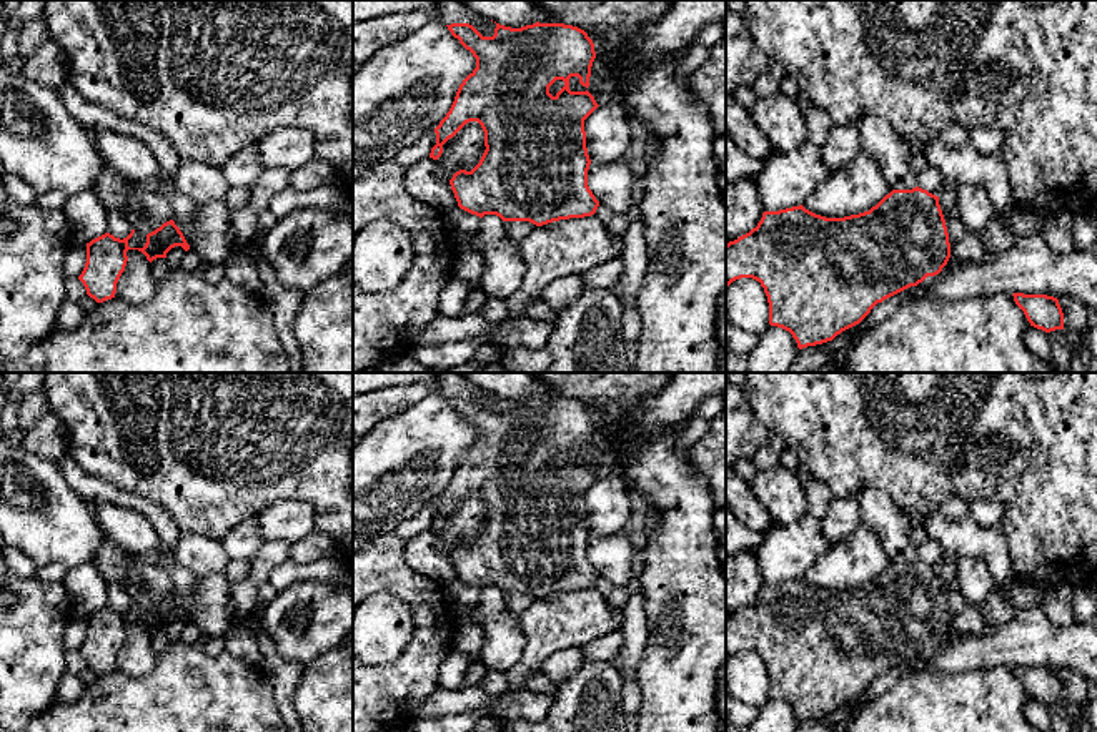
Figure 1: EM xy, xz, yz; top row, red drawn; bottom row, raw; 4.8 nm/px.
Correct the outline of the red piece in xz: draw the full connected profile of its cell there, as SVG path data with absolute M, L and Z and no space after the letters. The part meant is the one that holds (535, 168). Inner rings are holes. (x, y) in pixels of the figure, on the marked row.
M539 22L521 28L496 23L493 37L483 37L469 23L446 27L473 53L476 68L463 80L449 111L434 128L436 145L429 158L438 160L443 145L469 121L481 125L486 146L471 171L459 170L449 180L458 206L479 218L496 215L503 221L536 226L594 215L599 201L588 186L591 160L584 120L599 105L588 90L569 90L571 77L589 87L596 52L588 33L573 25Z

